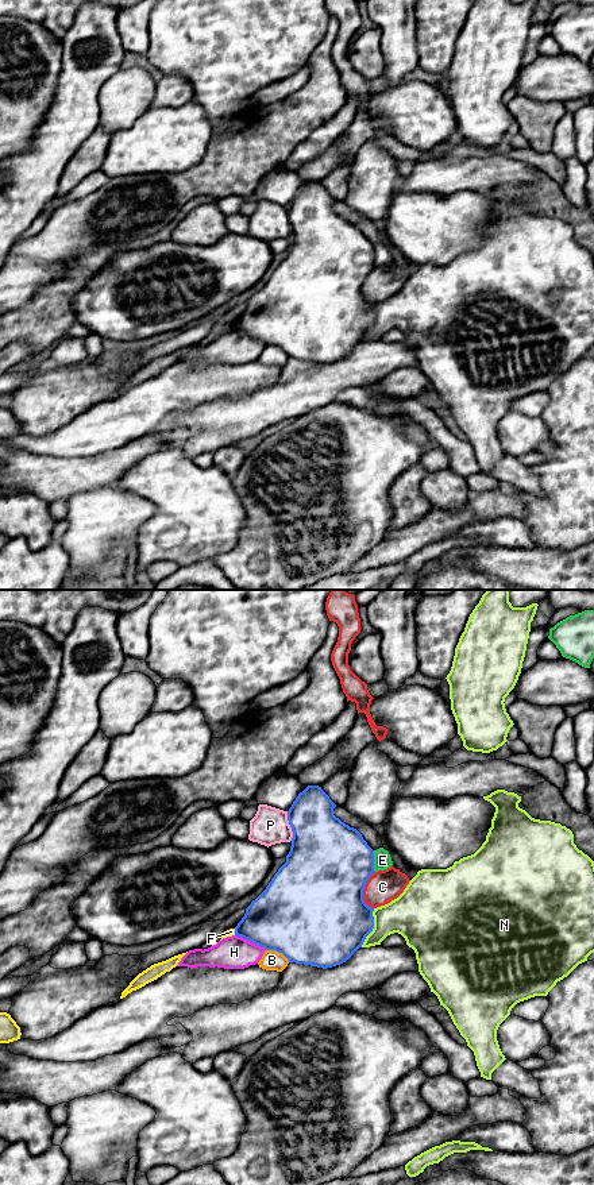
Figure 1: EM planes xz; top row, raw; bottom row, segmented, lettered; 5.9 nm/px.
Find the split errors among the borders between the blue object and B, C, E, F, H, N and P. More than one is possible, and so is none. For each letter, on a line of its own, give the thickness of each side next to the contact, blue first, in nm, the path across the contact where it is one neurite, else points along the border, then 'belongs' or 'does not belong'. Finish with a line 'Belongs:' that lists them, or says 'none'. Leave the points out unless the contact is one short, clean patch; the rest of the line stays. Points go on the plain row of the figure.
B: 500 nm thick on the blue side, 120 nm on the other; does not belong
C: 500 nm thick on the blue side, 200 nm on the other; does not belong
E: 480 nm thick on the blue side, 110 nm on the other; border along xz (373, 246), (373, 263), (375, 266); does not belong
F: 360 nm thick on the blue side, 50 nm on the other; border along xz (234, 324), (235, 329); does not belong
H: 420 nm thick on the blue side, 190 nm on the other; does not belong
N: 440 nm thick on the blue side, 280 nm on the other; does not belong
P: 400 nm thick on the blue side, 220 nm on the other; does not belong
Belongs: none

